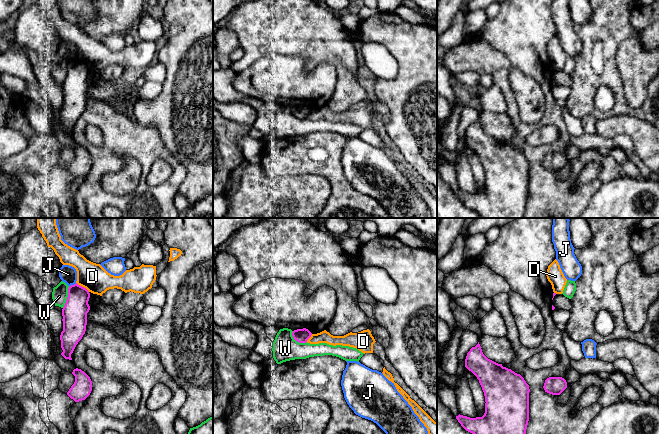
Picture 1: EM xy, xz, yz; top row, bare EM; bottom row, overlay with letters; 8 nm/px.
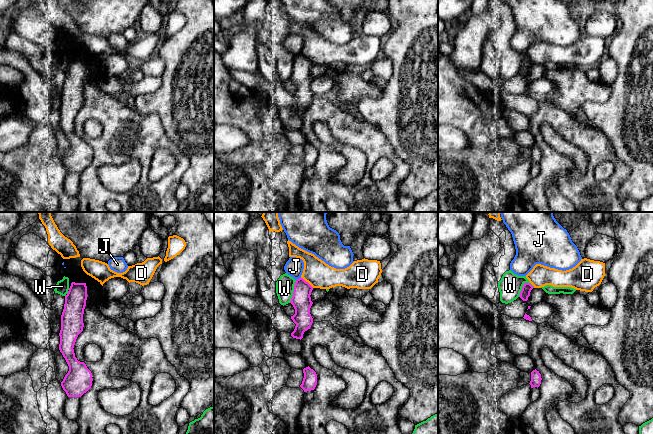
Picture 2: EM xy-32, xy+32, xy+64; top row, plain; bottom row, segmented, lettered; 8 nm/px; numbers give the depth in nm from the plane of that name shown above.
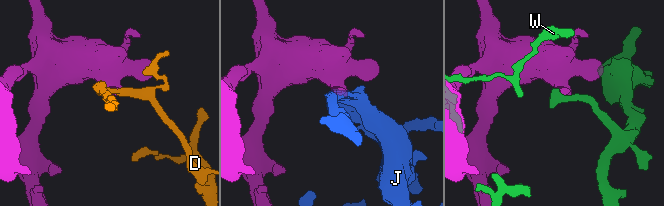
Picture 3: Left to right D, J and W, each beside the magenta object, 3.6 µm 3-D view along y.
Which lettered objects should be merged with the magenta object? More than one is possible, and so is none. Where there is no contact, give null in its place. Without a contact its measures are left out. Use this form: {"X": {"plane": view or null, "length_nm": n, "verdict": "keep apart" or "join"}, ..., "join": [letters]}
{"D": {"plane": "xy", "length_nm": 130, "verdict": "keep apart"}, "J": {"plane": "xy", "length_nm": 70, "verdict": "keep apart"}, "W": {"plane": "xy", "length_nm": 190, "verdict": "keep apart"}, "join": []}

